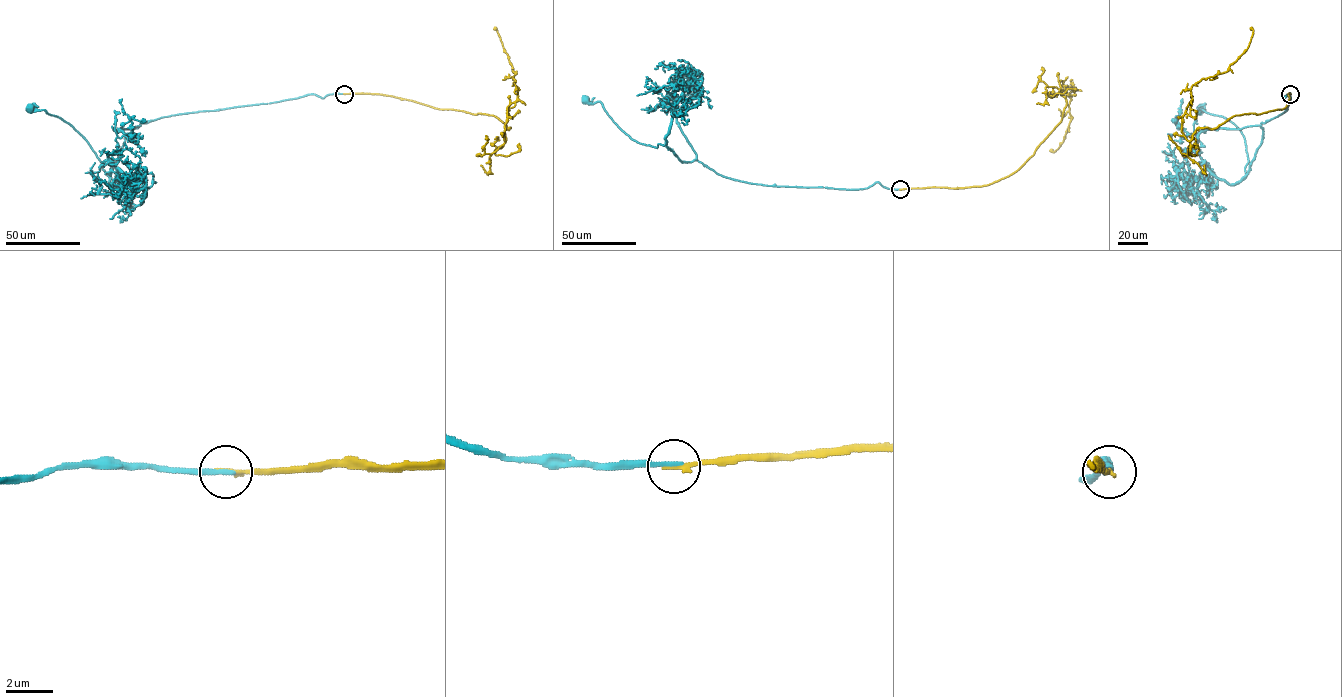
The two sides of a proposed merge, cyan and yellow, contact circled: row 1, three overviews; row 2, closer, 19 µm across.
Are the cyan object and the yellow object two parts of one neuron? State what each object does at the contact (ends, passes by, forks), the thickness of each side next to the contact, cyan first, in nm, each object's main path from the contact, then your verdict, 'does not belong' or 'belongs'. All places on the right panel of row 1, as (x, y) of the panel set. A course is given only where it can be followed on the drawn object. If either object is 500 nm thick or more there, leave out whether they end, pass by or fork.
cyan ends; yellow ends; calibres 200 and 220 nm; course cyan (1290, 94), (1283, 98), (1290, 95), (1287, 110), (1261, 123), (1263, 138), (1246, 176), (1241, 131), (1201, 108); course yellow (1290, 94), (1282, 109), (1236, 115), (1189, 141), (1183, 134), (1191, 87), (1227, 71), (1251, 27); does not belong

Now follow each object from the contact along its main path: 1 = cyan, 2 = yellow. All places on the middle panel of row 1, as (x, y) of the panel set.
1: (900, 189), (734, 180), (633, 140), (600, 102), (584, 100)
2: (900, 189), (980, 186), (1015, 172), (1060, 121), (1066, 99), (1060, 80), (1074, 90), (1071, 119), (1050, 150)

